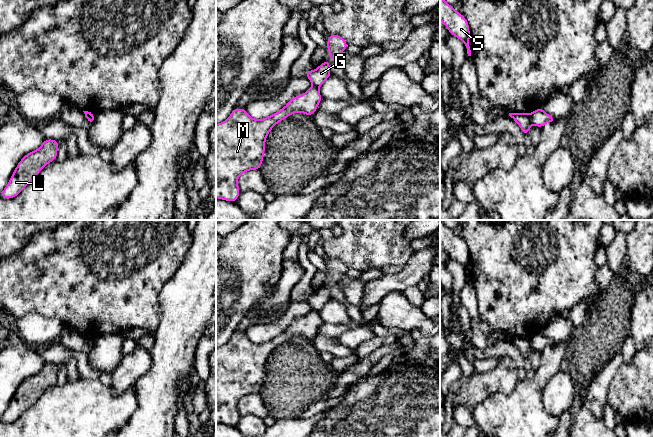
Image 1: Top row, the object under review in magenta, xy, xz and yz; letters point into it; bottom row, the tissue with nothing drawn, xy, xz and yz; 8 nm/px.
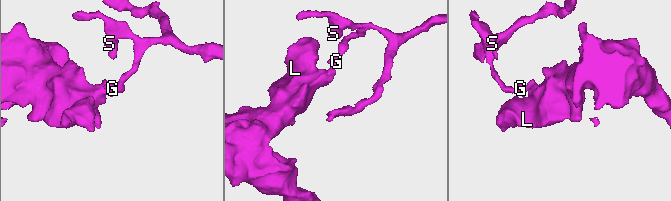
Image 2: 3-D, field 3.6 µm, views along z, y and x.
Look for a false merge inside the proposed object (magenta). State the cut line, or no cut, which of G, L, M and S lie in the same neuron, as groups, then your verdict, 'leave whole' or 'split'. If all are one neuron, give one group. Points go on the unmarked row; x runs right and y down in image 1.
yz (529, 338), (532, 347) | G S / L M | split

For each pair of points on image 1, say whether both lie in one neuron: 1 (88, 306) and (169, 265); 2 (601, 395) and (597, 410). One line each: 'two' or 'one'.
1: one
2: one

